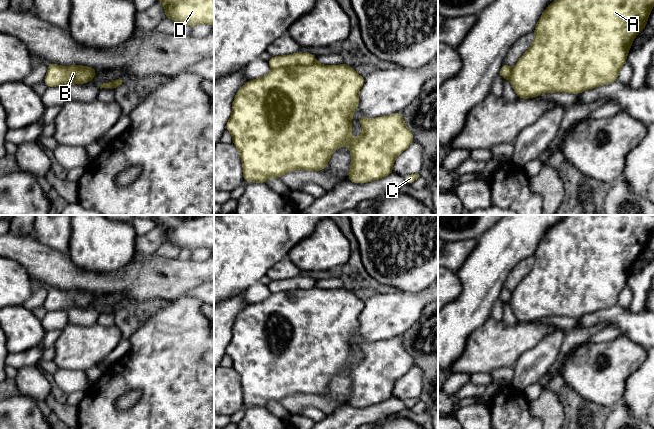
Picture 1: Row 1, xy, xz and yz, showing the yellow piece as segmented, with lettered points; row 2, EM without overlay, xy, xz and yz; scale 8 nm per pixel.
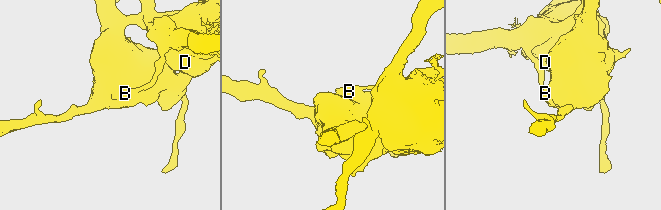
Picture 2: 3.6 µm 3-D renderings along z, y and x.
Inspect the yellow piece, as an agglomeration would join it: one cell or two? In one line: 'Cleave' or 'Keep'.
Cleave

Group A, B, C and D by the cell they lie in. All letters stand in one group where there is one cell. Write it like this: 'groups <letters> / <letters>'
groups A C D / B

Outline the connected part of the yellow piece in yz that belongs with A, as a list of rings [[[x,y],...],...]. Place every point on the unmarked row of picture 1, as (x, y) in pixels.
[[[566,215],[547,230],[533,255],[535,262],[531,271],[519,282],[512,292],[511,309],[520,323],[530,323],[543,317],[568,316],[581,318],[583,315],[610,308],[619,302],[619,295],[627,284],[627,278],[634,262],[647,249],[648,241],[654,231],[654,215]]]

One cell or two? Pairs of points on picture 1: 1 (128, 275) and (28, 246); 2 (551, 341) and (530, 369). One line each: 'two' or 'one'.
1: one
2: one

